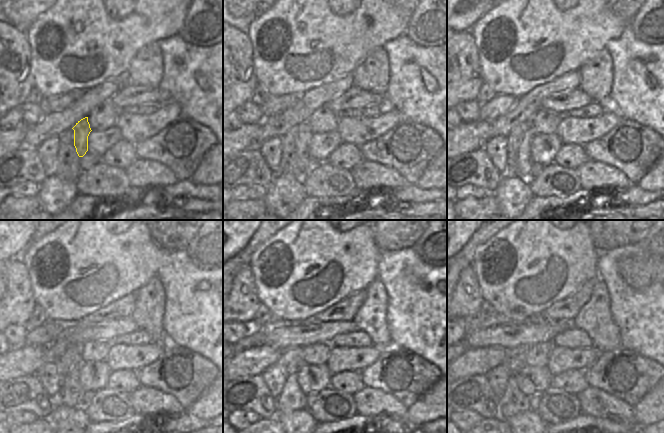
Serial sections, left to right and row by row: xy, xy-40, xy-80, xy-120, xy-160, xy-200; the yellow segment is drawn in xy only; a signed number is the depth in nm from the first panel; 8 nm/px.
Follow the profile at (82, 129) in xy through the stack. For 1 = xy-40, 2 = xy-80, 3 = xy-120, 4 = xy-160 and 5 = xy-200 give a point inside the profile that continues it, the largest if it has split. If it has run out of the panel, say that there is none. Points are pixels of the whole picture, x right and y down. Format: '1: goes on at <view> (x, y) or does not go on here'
1: goes on at xy-40 (305, 133)
2: goes on at xy-80 (524, 161)
3: goes on at xy-120 (71, 392)
4: goes on at xy-160 (292, 398)
5: goes on at xy-200 (513, 401)

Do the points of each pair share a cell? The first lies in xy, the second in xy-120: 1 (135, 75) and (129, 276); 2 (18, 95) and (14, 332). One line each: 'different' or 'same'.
1: different
2: different

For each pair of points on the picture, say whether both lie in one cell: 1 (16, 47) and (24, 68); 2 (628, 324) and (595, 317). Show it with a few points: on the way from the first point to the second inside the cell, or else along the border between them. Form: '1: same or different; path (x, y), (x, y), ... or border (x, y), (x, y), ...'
1: same; path (16, 52), (21, 63)
2: different; border (609, 298), (609, 311), (619, 330), (620, 344)

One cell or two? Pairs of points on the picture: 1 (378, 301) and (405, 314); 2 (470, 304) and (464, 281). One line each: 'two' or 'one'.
1: two
2: one

